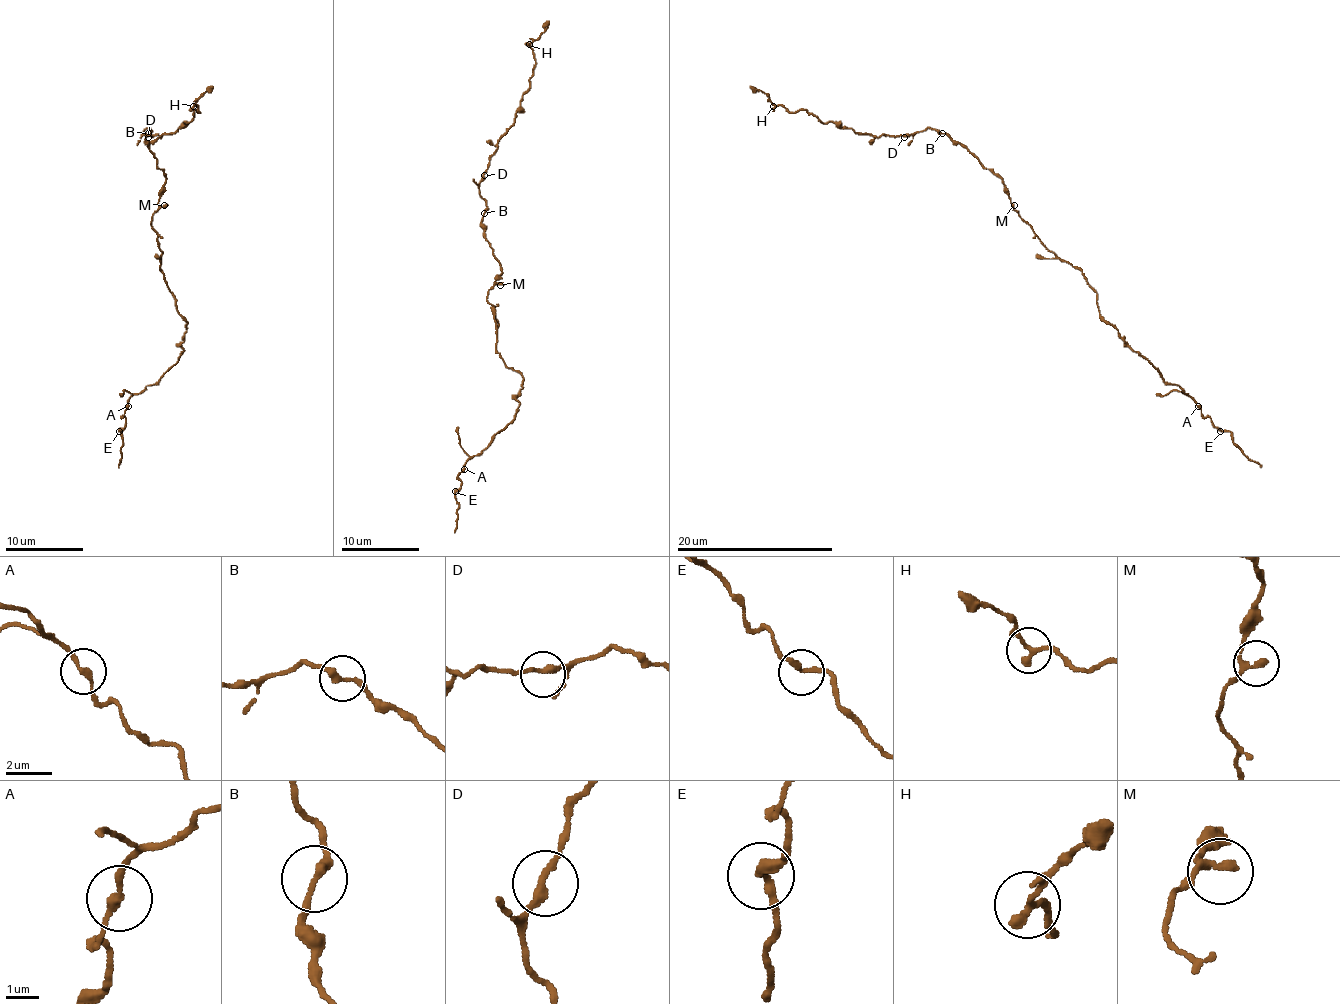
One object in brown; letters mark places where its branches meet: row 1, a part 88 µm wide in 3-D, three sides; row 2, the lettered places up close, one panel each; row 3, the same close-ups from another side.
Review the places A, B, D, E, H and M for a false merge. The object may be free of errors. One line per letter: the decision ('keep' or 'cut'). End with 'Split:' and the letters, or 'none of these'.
A: keep
B: keep
D: keep
E: keep
H: keep
M: keep
Split: none of these

